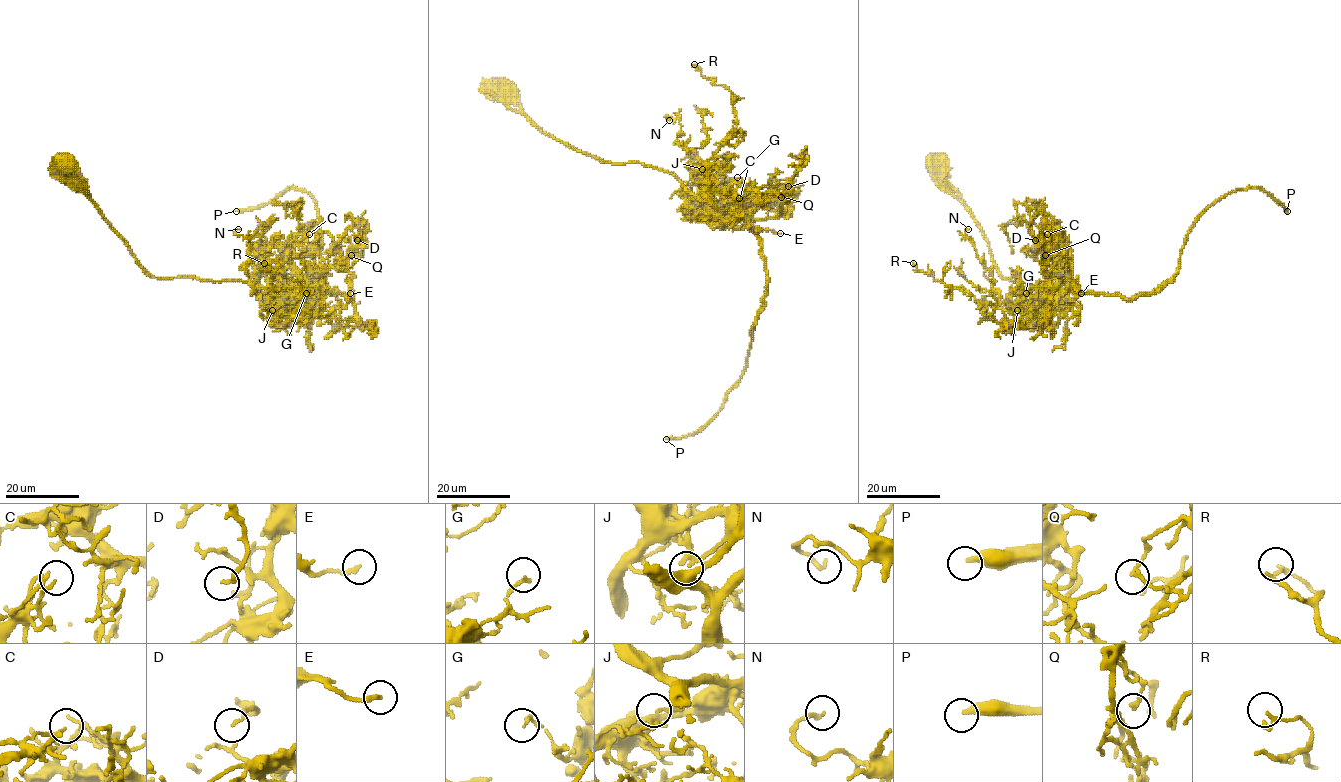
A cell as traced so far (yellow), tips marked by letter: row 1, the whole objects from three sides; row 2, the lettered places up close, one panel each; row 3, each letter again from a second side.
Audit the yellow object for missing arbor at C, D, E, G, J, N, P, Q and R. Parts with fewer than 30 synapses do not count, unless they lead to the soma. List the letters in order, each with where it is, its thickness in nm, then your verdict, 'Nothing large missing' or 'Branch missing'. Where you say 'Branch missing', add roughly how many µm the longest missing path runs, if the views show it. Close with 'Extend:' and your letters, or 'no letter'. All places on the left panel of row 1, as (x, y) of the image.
C: Place: (309, 234). Thickness 100 nm. Nothing large missing
D: Place: (357, 240). Thickness 170 nm. Nothing large missing
E: Place: (350, 293). Thickness 200 nm. Nothing large missing
G: Place: (306, 293). Thickness 180 nm. Nothing large missing
J: Place: (272, 310). Thickness 130 nm. Nothing large missing
N: Place: (238, 229). Thickness 190 nm. Nothing large missing
P: Place: (236, 211). Thickness 340 nm. Branch missing. Missing length about 180 µm
Q: Place: (351, 255). Thickness 100 nm. Nothing large missing
R: Place: (264, 263). Thickness 200 nm. Nothing large missing
Extend: P

